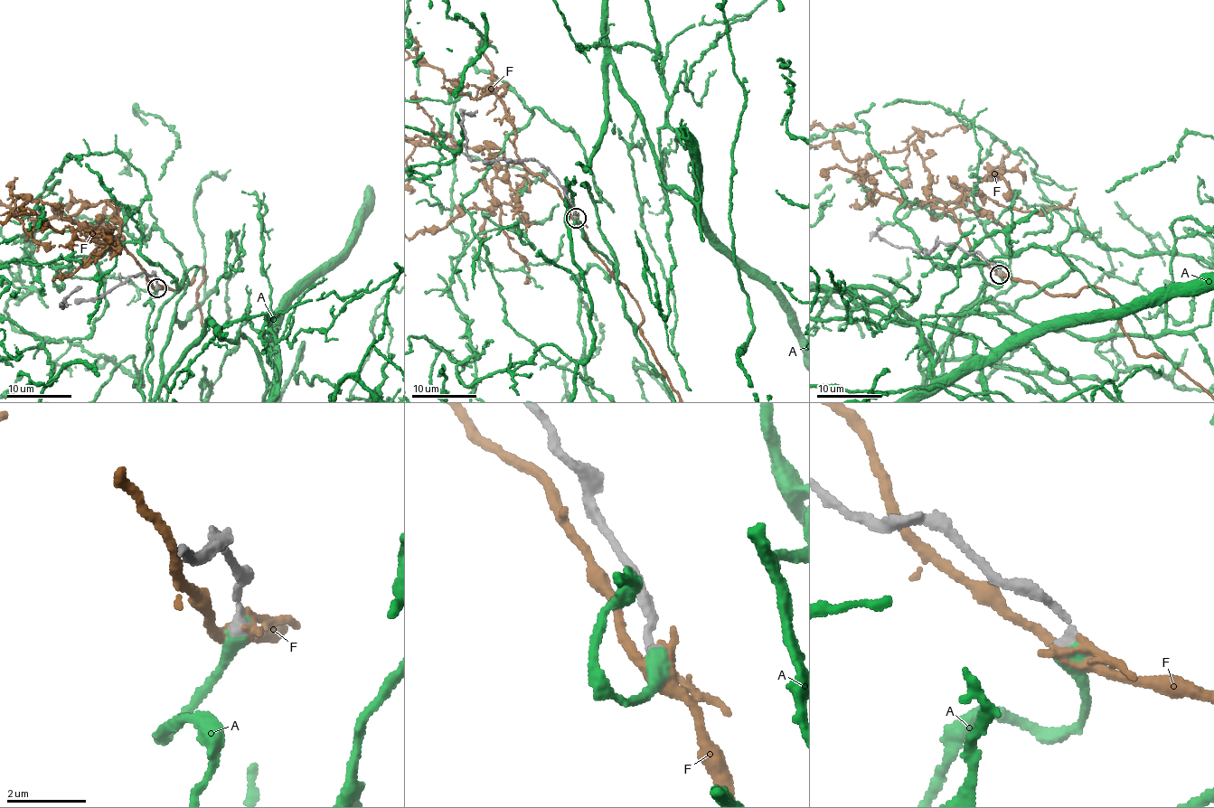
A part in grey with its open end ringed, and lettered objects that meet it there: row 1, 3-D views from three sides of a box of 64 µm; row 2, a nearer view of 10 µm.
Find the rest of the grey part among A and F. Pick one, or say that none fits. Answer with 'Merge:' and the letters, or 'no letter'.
Merge: A

